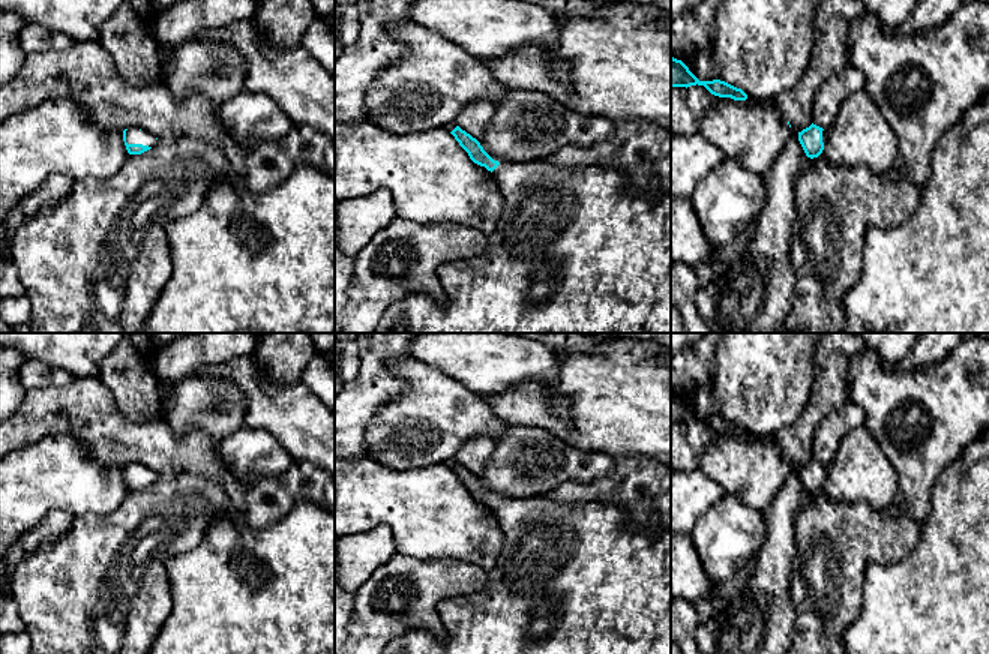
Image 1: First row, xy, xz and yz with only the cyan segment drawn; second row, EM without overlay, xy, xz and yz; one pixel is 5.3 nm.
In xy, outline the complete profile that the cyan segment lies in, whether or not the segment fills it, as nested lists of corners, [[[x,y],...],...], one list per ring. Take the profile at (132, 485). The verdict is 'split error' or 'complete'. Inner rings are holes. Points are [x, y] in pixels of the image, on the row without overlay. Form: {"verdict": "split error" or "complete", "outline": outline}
{"verdict": "split error", "outline": [[[138,464],[125,465],[123,477],[129,490],[141,490],[158,480],[155,471]]]}

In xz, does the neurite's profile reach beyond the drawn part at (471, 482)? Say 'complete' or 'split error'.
split error

